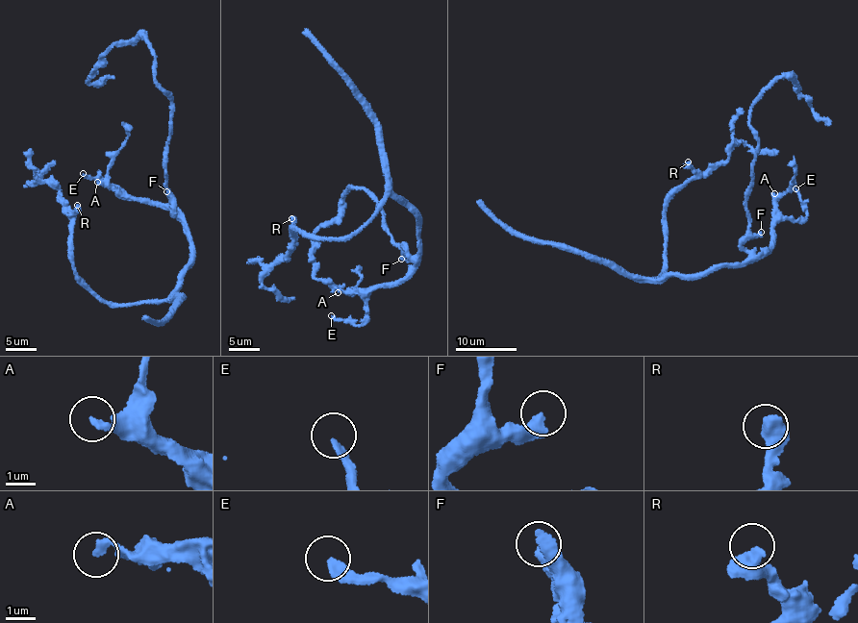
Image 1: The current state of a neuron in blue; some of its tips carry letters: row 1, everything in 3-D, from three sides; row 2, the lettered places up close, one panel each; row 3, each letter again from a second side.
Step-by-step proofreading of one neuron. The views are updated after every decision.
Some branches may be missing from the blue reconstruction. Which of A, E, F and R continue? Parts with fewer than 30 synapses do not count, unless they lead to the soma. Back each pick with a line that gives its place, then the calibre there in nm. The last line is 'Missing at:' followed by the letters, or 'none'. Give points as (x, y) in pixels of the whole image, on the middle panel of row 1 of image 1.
A: place (338, 292); calibre 200 nm
Missing at: A

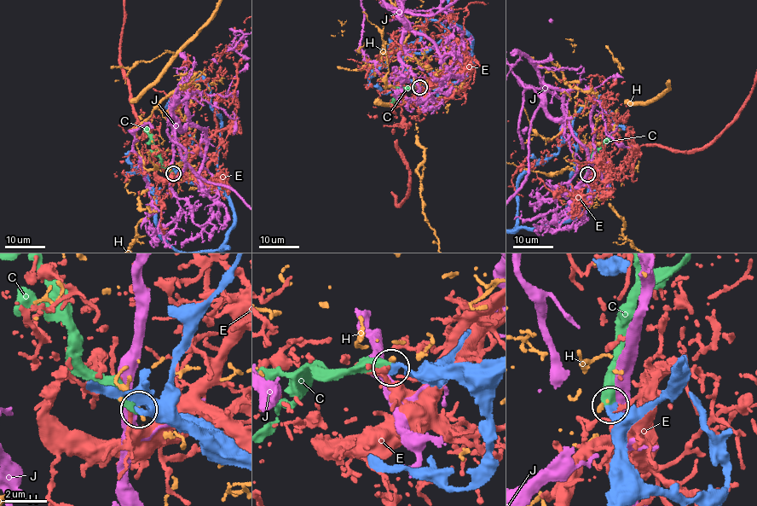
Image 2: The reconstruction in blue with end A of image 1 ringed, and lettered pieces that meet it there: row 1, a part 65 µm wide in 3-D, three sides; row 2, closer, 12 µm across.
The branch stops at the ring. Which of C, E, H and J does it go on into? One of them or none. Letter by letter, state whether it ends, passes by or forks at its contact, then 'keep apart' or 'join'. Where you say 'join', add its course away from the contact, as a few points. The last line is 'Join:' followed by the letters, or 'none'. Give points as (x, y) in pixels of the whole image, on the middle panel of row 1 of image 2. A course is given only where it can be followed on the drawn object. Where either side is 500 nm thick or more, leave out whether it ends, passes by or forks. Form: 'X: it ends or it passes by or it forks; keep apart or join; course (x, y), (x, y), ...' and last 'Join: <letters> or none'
C: it ends; join
E: it forks; keep apart
H: it ends; keep apart
J: it passes by; keep apart
Join: C

